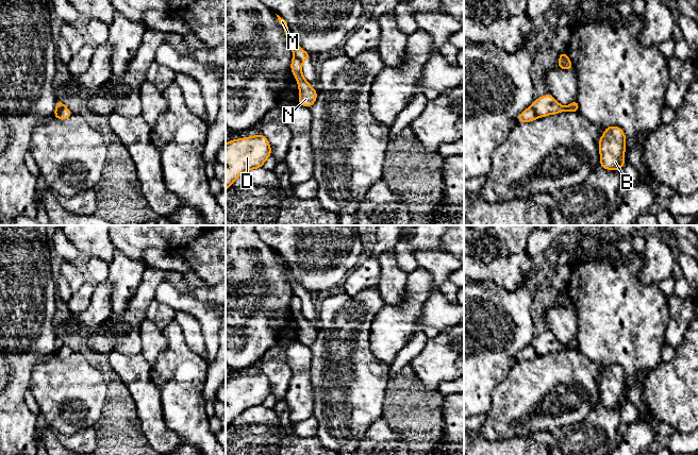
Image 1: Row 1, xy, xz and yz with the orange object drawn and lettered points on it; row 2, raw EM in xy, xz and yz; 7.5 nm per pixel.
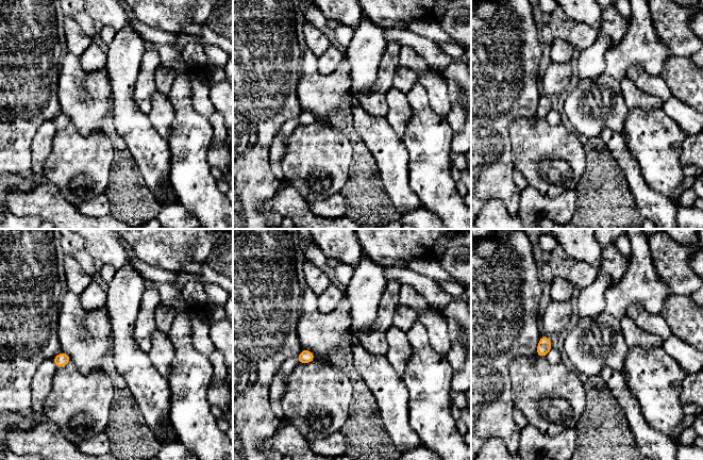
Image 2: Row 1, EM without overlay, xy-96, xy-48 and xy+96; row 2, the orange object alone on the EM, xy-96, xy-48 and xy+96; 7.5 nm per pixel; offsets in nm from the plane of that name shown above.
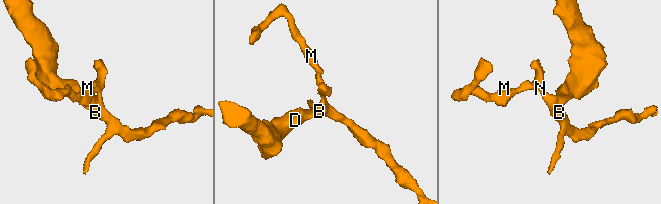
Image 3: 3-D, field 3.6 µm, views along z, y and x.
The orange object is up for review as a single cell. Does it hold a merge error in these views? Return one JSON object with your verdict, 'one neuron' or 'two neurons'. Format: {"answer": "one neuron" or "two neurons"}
{"answer": "two neurons"}

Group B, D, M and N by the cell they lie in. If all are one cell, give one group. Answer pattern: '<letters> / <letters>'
B D N / M

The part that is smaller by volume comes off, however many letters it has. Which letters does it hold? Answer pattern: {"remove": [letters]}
{"remove": ["M"]}

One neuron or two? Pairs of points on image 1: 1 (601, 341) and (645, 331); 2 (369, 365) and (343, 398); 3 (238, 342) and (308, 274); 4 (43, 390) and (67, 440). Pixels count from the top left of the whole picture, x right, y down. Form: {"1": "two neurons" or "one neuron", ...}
{"1": "one neuron", "2": "one neuron", "3": "two neurons", "4": "two neurons"}

